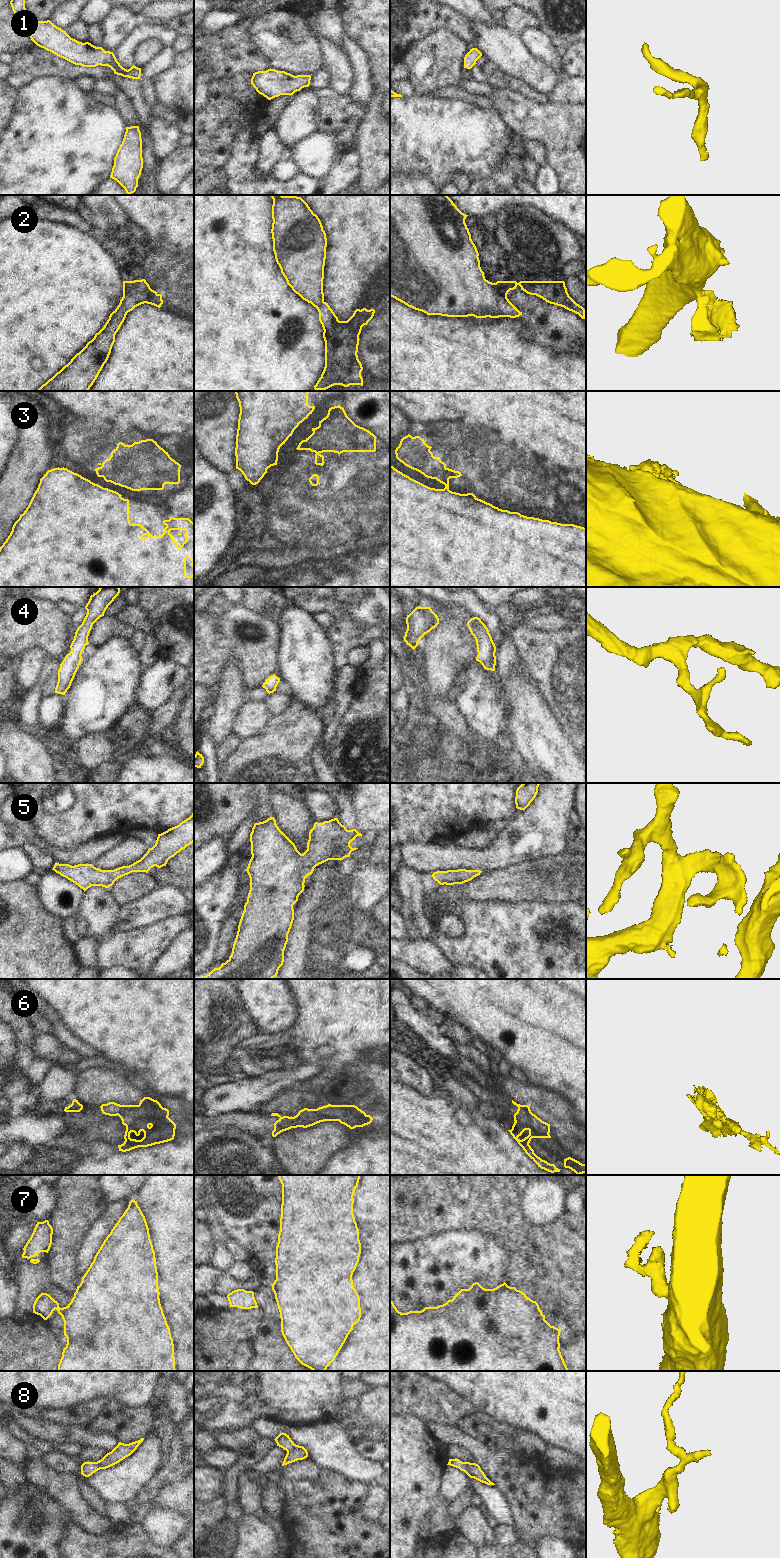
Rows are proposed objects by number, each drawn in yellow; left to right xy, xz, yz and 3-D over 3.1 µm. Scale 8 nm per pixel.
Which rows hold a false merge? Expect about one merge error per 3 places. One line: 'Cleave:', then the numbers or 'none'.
Cleave: 2, 3, 6

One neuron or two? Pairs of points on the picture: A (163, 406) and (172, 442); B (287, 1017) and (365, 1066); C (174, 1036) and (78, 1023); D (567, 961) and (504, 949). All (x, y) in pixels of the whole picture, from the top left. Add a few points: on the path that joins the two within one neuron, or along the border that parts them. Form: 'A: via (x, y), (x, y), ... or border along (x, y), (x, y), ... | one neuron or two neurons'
A: border along (183, 431), (178, 434), (154, 435), (151, 438) | two neurons
B: border along (294, 998), (297, 1018), (295, 1023), (287, 1030) | two neurons
C: via (150, 1023), (102, 1023) | one neuron
D: via (551, 956), (540, 956), (531, 950), (520, 950) | one neuron

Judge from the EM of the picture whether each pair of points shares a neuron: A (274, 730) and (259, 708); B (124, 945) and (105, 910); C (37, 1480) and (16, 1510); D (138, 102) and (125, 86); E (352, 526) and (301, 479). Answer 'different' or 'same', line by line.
A: different
B: same
C: different
D: same
E: different

